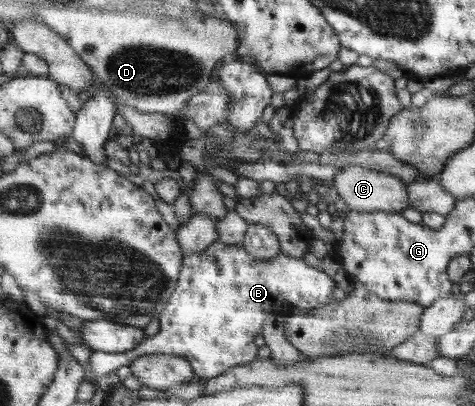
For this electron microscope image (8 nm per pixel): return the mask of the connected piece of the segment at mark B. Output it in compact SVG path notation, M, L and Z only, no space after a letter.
M218 240L201 252L187 255L183 260L181 276L177 288L174 290L165 312L159 318L159 332L155 336L147 337L142 345L125 352L93 351L89 362L93 378L89 382L99 389L96 382L98 378L116 373L122 367L129 367L136 358L143 355L172 354L190 360L195 379L209 379L219 377L219 374L234 369L235 366L250 365L257 358L257 346L253 344L255 336L261 335L261 327L265 318L273 314L284 319L294 313L307 313L312 309L329 305L331 290L336 283L327 273L319 268L307 266L301 258L295 258L282 252L272 259L255 259L240 244L228 245Z

